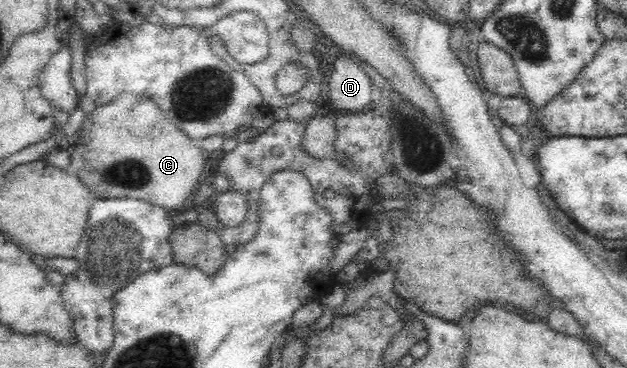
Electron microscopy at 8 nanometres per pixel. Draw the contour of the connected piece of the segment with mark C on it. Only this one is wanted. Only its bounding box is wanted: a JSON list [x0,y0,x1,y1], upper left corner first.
[64,93,206,211]

